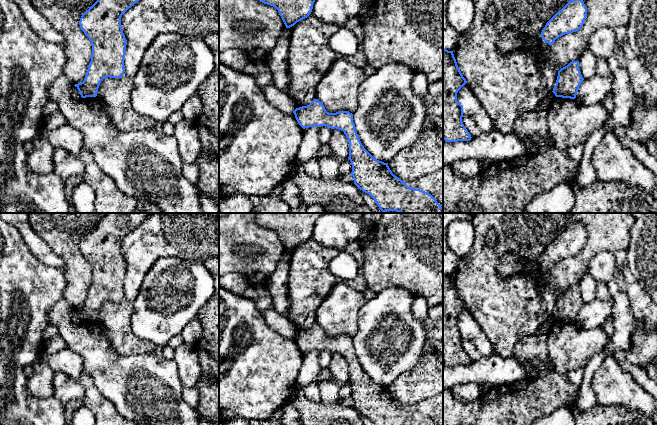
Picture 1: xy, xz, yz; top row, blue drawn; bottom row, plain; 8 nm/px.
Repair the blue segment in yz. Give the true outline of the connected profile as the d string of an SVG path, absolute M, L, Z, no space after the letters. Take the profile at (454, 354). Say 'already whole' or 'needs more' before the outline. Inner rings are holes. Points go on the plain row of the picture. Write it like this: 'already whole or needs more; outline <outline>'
already whole; outline M443 272L443 363L447 366L472 362L462 346L463 330L457 325L457 317L466 307L453 275Z

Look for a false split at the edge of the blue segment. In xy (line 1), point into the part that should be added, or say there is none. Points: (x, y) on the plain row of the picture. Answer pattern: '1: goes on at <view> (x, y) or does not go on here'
1: does not go on here

